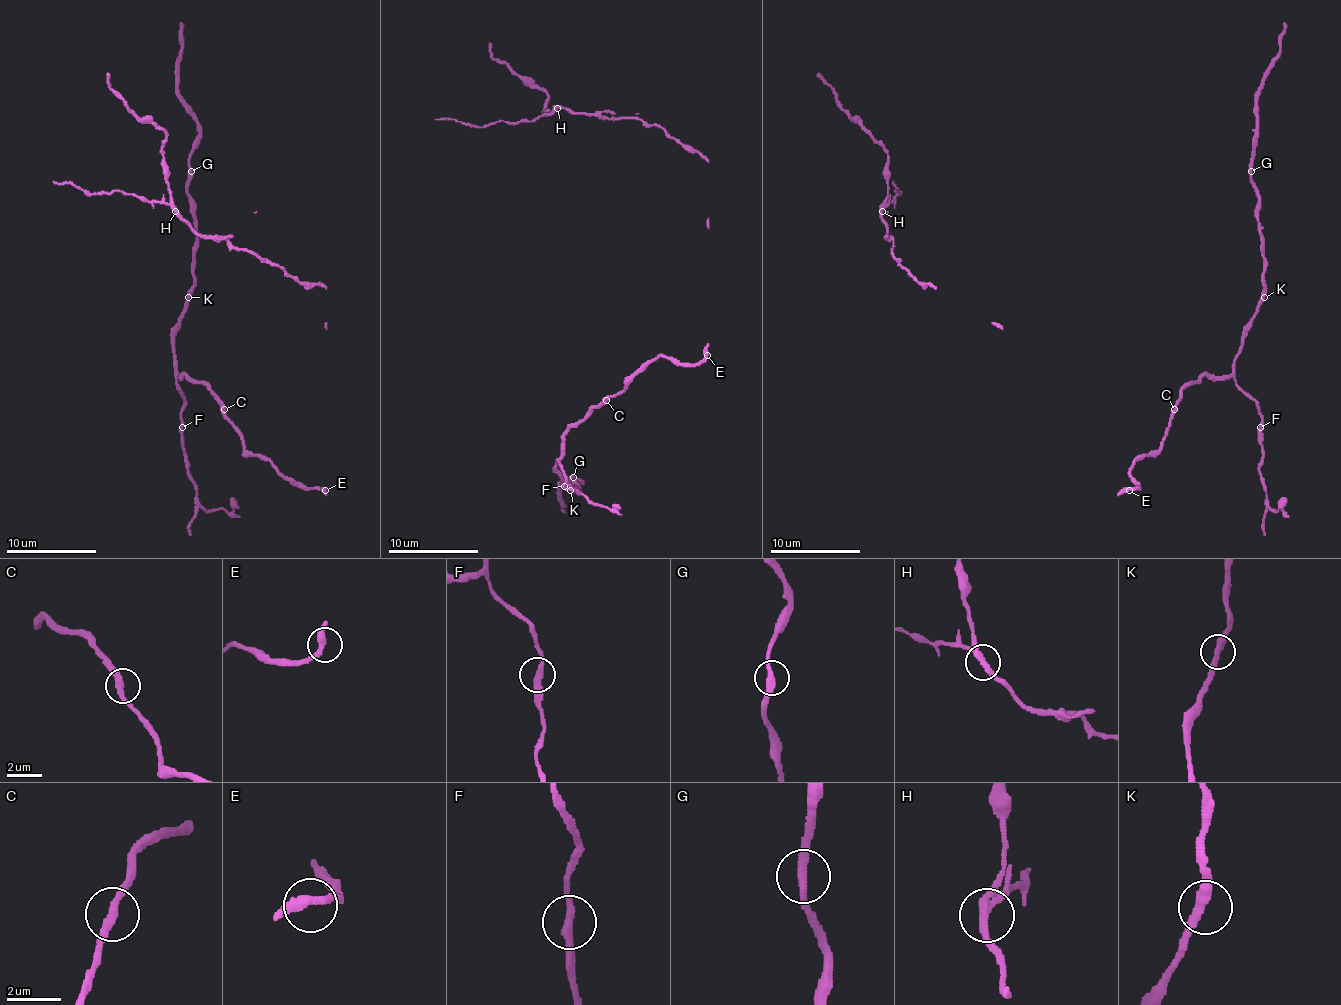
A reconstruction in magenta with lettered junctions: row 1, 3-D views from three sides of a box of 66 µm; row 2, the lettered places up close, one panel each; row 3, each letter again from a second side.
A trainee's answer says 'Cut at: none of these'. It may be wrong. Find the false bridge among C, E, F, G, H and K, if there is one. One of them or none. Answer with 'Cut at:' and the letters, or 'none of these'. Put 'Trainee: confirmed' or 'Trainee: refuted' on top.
Trainee: refuted
Cut at: H

